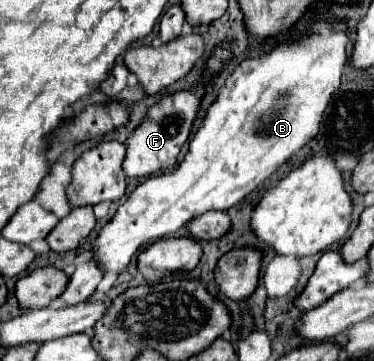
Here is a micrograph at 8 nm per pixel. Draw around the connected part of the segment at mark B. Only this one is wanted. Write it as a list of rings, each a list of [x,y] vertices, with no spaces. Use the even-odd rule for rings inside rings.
[[[314,23],[308,37],[300,37],[298,43],[282,43],[270,53],[244,59],[226,79],[216,101],[206,111],[182,163],[174,171],[148,177],[130,193],[130,197],[118,207],[116,215],[92,241],[92,261],[96,261],[104,273],[120,275],[130,263],[132,255],[144,243],[172,237],[190,219],[206,211],[226,211],[228,207],[242,201],[250,191],[254,191],[264,179],[268,179],[280,165],[288,161],[292,153],[296,153],[318,135],[322,113],[326,111],[332,93],[340,87],[340,75],[346,63],[346,43],[346,25],[330,27],[326,23]]]

